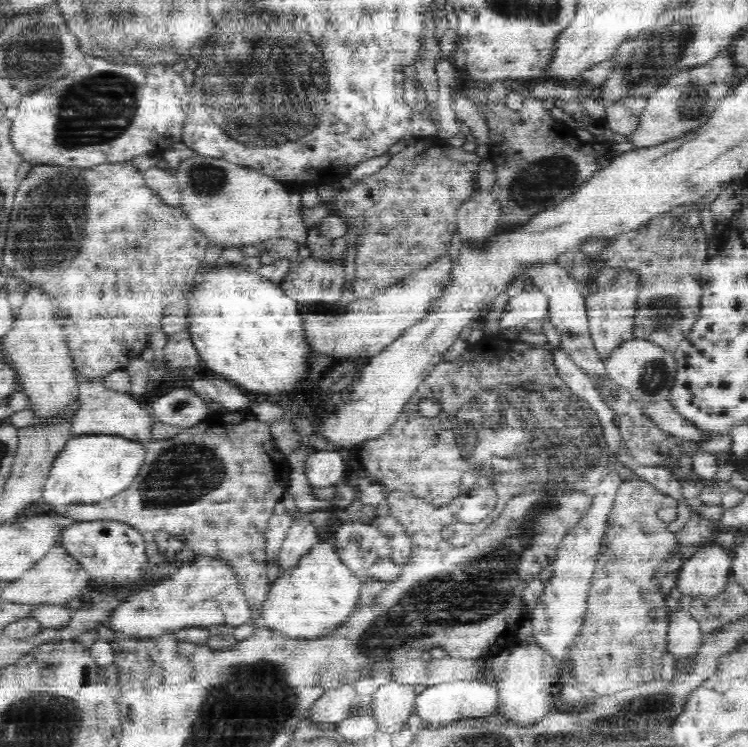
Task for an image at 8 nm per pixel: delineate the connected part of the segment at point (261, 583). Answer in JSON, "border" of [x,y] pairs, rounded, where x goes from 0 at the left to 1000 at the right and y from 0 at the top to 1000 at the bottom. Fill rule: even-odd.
{"border":[[[334,549],[279,553],[270,564],[226,588],[193,593],[195,618],[183,641],[163,659],[130,673],[102,671],[72,679],[59,671],[40,672],[35,683],[51,680],[60,688],[87,692],[90,696],[156,696],[186,711],[222,710],[254,731],[263,744],[291,747],[316,770],[334,818],[346,817],[361,787],[358,742],[356,742],[356,705],[365,679],[376,669],[388,644],[386,621],[366,597],[358,580],[361,565],[348,564]]]}

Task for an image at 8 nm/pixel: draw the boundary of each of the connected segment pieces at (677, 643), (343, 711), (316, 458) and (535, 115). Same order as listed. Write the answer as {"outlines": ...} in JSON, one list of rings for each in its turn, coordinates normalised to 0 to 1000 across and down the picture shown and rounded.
{"outlines":[[[[894,814],[890,825],[892,867],[901,880],[928,876],[937,861],[940,850],[936,831],[928,829],[922,819],[912,814]]],[[[473,922],[437,924],[426,932],[413,948],[412,959],[406,965],[420,972],[433,972],[439,977],[448,973],[456,964],[465,959],[465,950],[471,945],[476,928]]],[[[422,602],[409,616],[409,639],[414,651],[449,651],[468,635],[467,617],[455,602]]],[[[679,106],[660,111],[655,123],[644,127],[634,122],[628,110],[627,118],[626,129],[640,150],[650,138],[650,165],[655,171],[651,213],[663,221],[658,261],[670,274],[670,311],[693,308],[706,300],[714,288],[743,276],[814,218],[816,213],[791,187],[742,161],[735,149],[725,143],[725,137],[706,126],[698,108]]]]}

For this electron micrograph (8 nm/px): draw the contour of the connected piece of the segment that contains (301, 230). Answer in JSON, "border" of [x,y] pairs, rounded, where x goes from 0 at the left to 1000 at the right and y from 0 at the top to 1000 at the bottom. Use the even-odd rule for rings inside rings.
{"border":[[[257,206],[254,212],[243,212],[238,225],[227,228],[234,238],[237,252],[237,278],[245,284],[249,297],[257,308],[266,311],[282,329],[325,331],[333,327],[350,327],[364,317],[392,319],[406,328],[410,311],[401,288],[401,258],[388,256],[380,248],[361,241],[357,236],[329,228],[293,212]]]}

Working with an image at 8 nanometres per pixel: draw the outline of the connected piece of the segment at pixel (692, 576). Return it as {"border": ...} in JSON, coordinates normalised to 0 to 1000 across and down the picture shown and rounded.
{"border":[[[941,727],[910,752],[902,767],[902,786],[917,798],[953,797],[976,774],[976,759],[977,738]]]}

